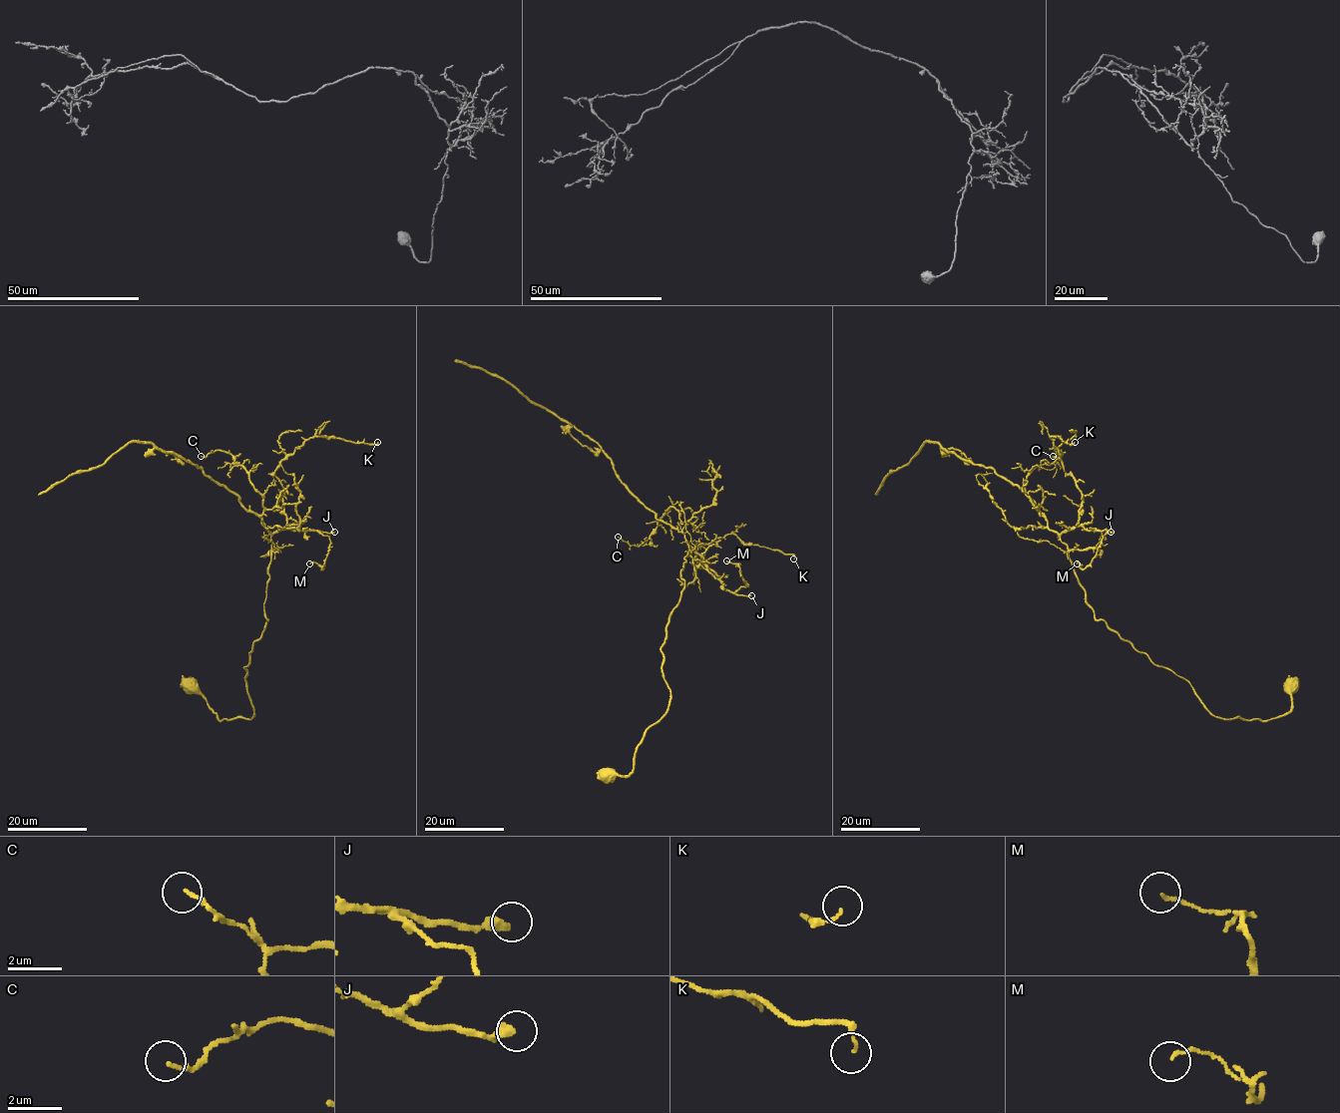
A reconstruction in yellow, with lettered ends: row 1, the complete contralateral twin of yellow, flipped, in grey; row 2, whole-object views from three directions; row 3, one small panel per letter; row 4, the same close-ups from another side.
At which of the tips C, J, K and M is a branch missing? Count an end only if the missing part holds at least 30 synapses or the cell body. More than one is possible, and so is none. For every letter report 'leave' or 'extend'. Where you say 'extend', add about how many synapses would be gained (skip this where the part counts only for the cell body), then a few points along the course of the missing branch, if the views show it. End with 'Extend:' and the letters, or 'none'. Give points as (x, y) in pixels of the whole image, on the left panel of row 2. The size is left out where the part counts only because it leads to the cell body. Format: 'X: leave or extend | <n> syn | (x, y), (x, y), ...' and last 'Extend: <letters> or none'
C: leave
J: leave
K: leave
M: leave
Extend: none

